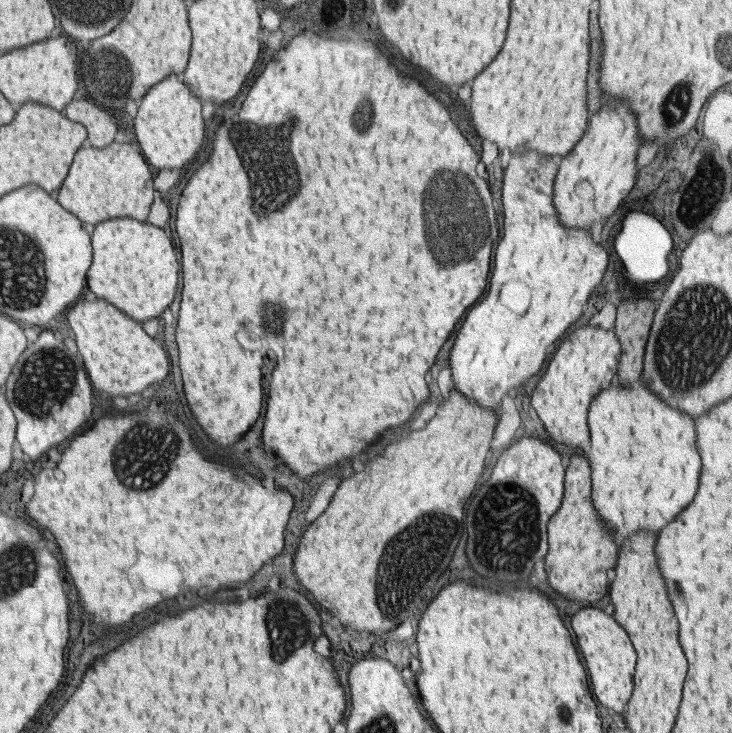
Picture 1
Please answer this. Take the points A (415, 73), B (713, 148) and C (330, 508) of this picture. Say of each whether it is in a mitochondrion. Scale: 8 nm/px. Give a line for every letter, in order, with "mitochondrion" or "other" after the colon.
A: other
B: other
C: other

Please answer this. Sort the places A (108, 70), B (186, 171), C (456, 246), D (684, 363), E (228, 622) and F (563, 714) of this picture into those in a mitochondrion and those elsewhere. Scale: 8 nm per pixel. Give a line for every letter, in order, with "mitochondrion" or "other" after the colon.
A: mitochondrion
B: other
C: mitochondrion
D: mitochondrion
E: other
F: mitochondrion

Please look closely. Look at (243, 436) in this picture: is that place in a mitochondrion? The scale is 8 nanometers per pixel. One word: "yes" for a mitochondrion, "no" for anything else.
no

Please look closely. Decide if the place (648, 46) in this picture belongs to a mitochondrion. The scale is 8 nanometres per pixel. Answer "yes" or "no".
no

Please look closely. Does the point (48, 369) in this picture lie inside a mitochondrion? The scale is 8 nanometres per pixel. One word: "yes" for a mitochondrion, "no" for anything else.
yes

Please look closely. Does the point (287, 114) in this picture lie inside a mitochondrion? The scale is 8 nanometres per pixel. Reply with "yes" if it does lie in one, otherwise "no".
yes

